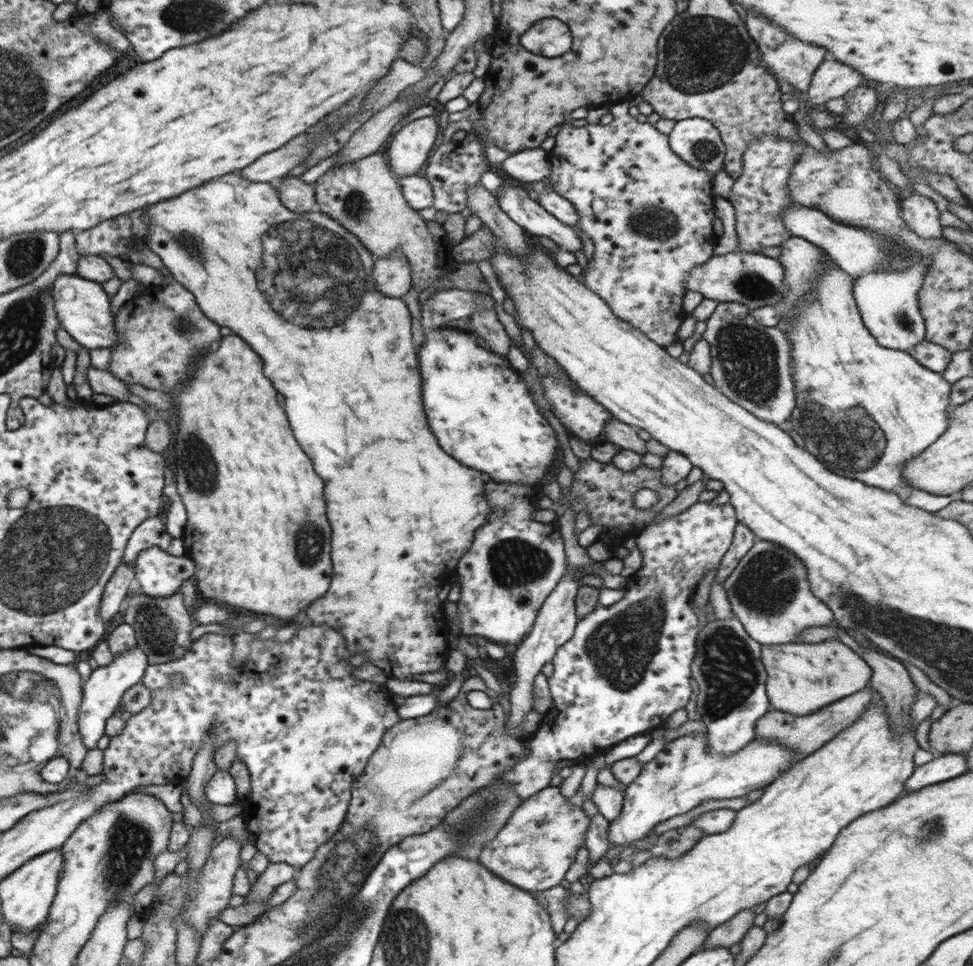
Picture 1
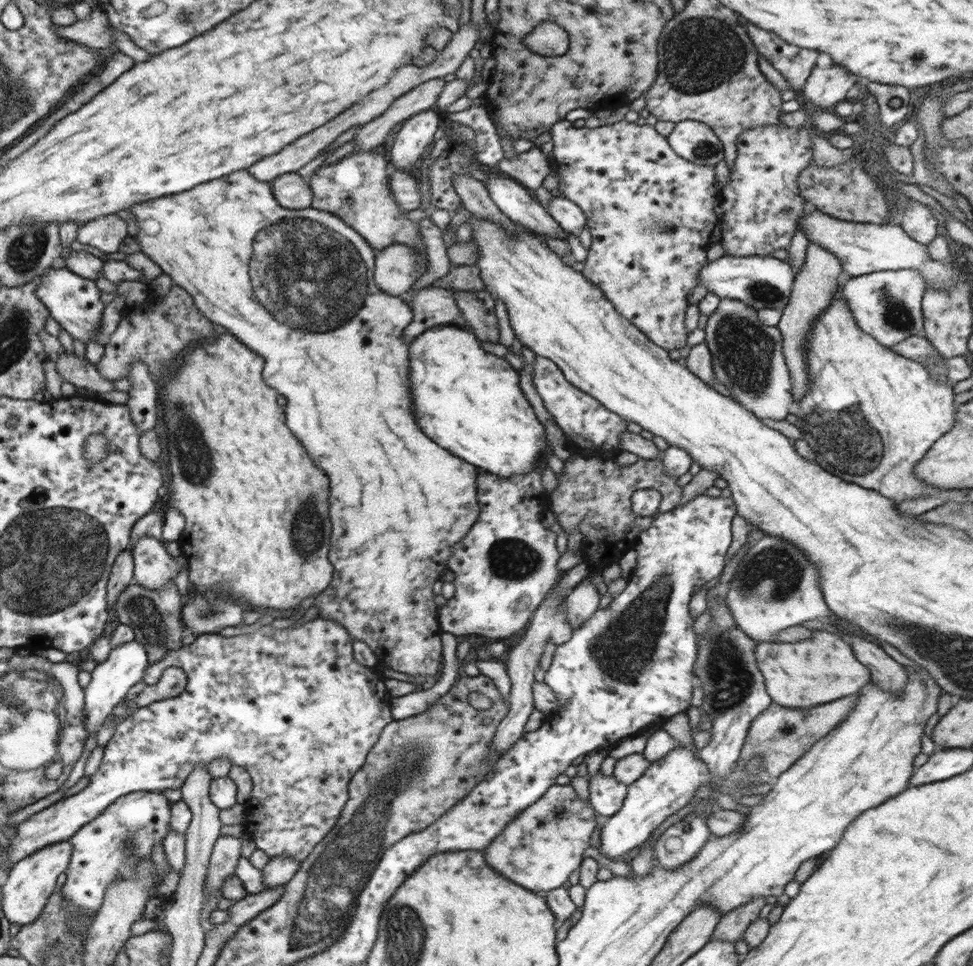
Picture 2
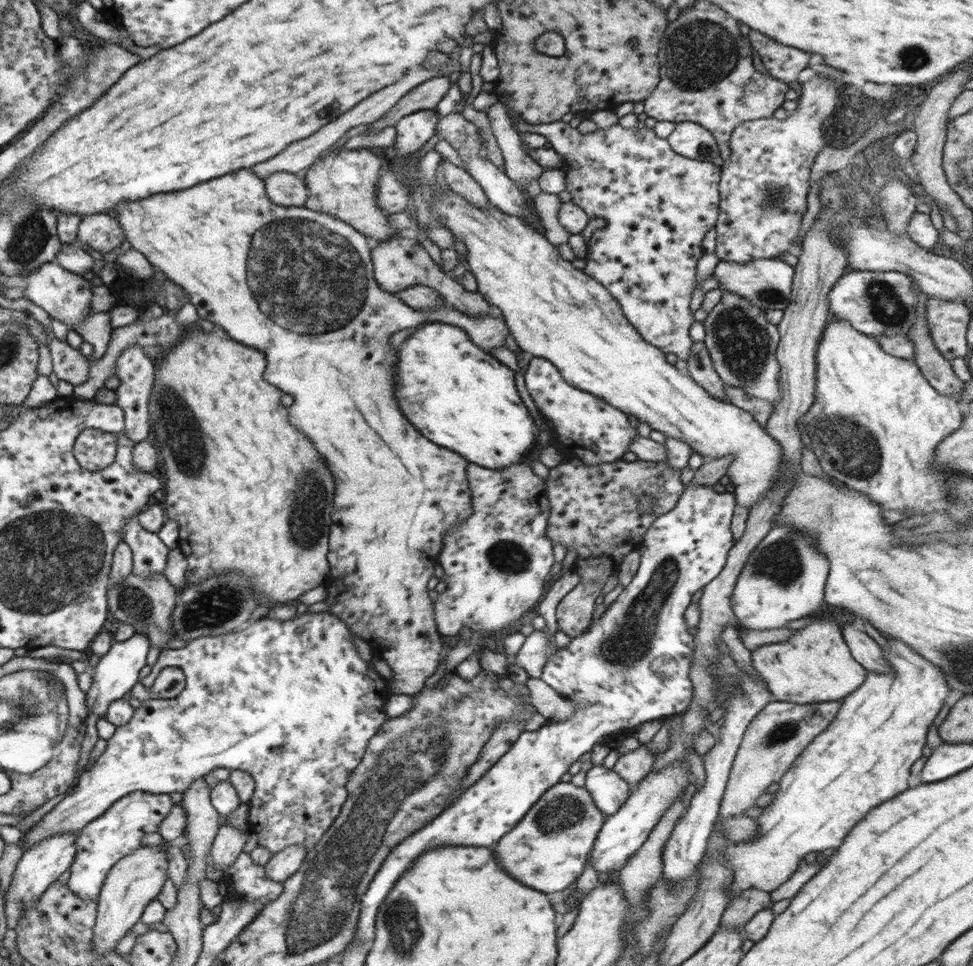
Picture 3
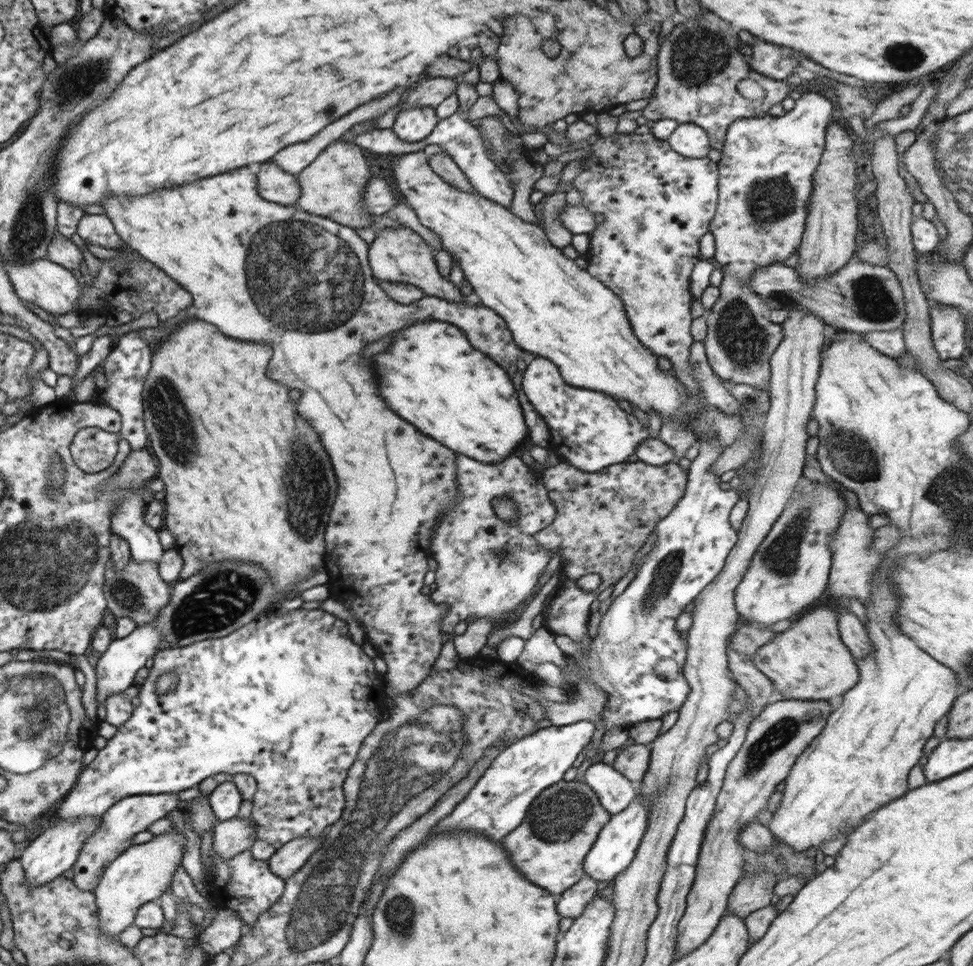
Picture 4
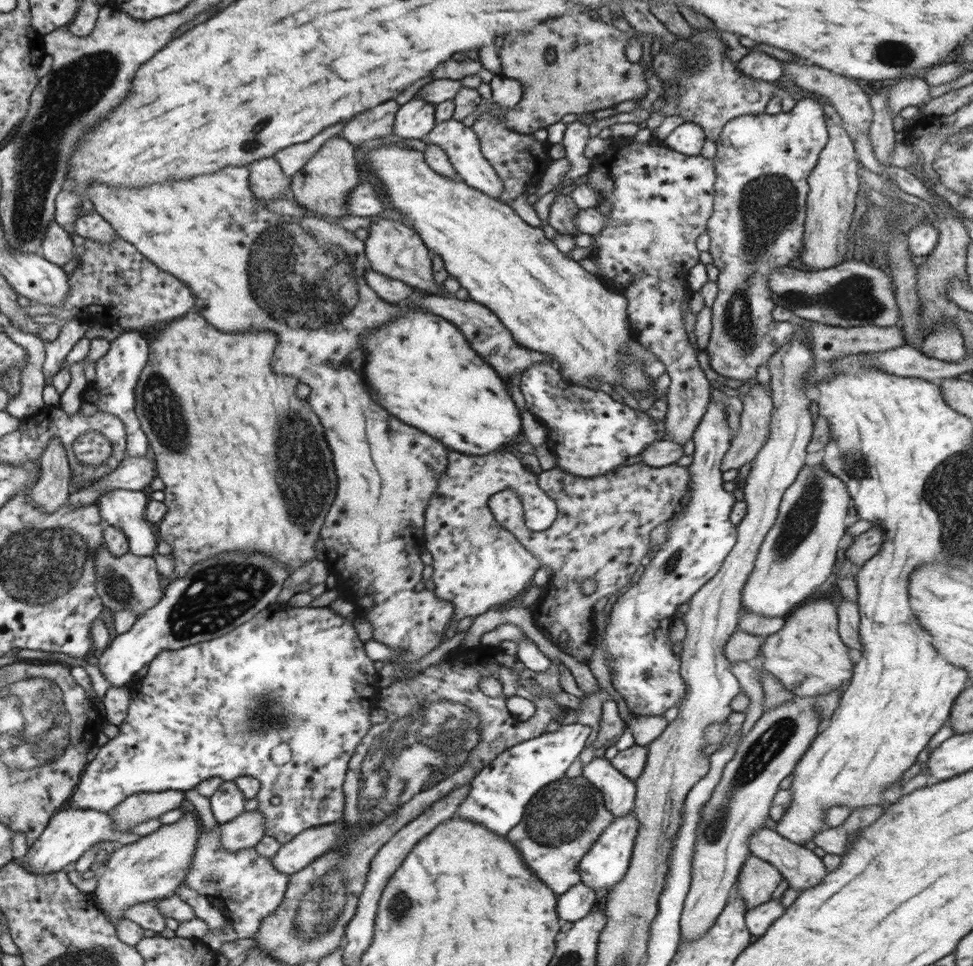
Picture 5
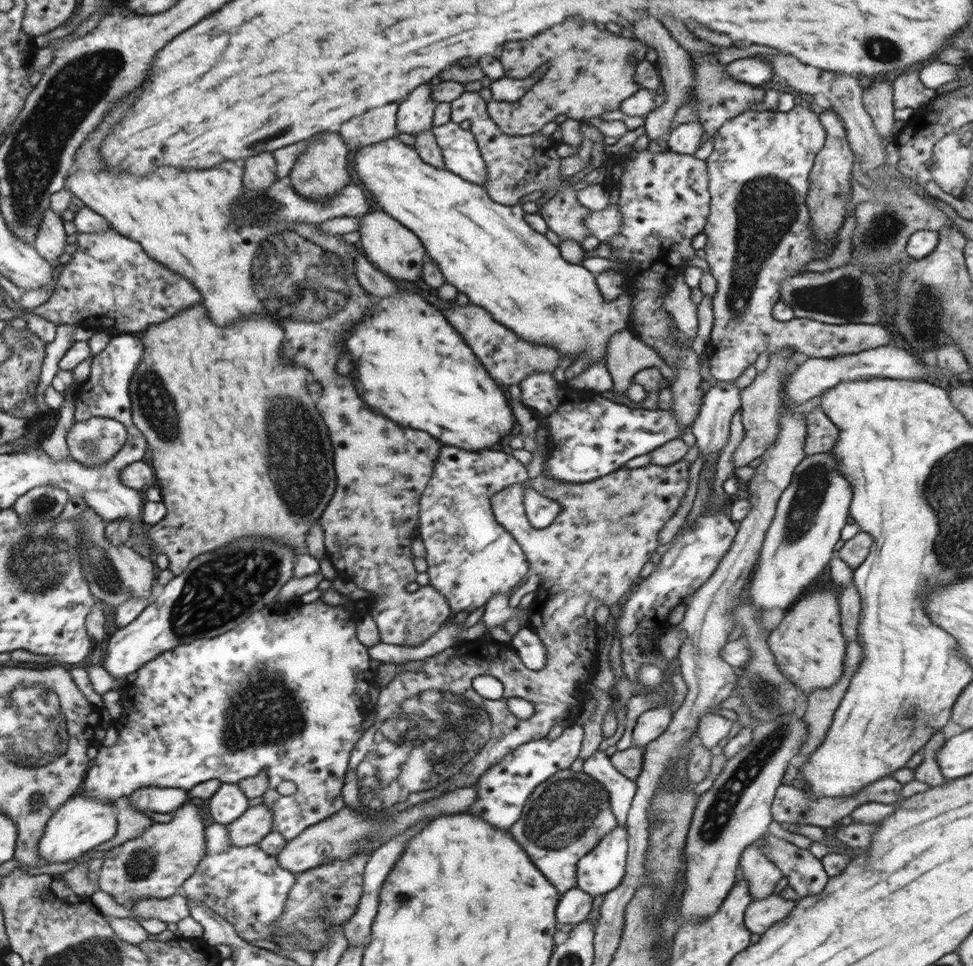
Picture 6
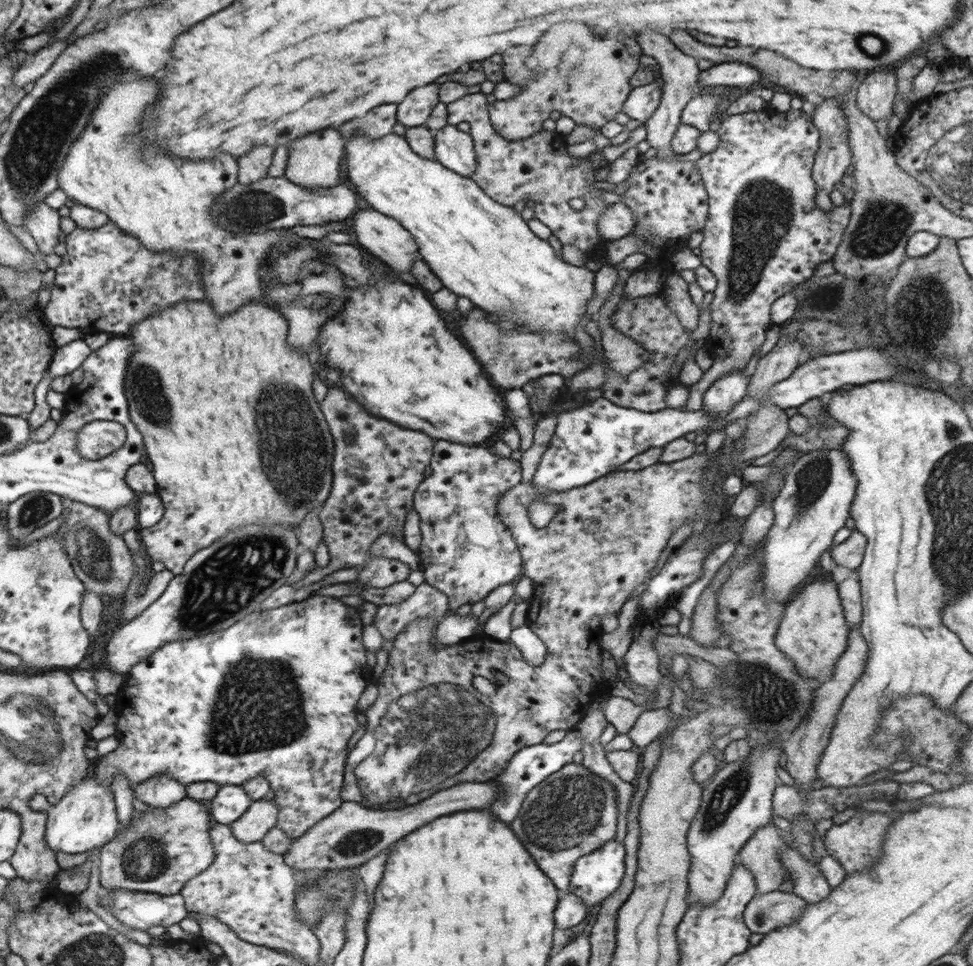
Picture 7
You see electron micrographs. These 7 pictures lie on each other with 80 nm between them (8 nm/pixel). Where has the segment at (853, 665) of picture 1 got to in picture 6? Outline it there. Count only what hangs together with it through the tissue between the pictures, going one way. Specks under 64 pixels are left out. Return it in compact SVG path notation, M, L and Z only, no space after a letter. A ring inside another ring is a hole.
M812 587L802 600L798 600L784 614L784 619L767 636L770 650L780 664L780 670L793 683L796 683L804 695L819 688L832 686L843 673L847 640L840 630L840 609L834 590Z

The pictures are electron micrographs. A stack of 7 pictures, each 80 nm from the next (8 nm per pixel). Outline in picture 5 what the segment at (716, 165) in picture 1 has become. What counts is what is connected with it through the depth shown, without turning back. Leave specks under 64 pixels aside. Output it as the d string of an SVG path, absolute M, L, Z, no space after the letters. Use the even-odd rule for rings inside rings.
M692 122L678 126L664 139L668 148L685 156L700 155L705 140L706 136L703 129Z

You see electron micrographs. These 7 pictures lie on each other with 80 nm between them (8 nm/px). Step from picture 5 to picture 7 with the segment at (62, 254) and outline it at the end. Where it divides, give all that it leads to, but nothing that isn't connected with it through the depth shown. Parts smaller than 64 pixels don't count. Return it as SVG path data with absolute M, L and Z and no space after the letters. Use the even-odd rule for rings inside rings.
M36 203L24 218L24 227L37 242L40 251L46 254L54 253L58 244L60 219L58 212L44 203Z

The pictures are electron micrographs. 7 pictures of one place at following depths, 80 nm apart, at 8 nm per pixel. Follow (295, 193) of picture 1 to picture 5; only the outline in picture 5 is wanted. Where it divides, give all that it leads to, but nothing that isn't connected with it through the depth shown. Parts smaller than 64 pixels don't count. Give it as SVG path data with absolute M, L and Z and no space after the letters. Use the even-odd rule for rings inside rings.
M275 157L256 159L248 165L248 169L250 171L249 185L258 199L285 199L288 196L287 192L291 191L291 189L286 189L287 177Z

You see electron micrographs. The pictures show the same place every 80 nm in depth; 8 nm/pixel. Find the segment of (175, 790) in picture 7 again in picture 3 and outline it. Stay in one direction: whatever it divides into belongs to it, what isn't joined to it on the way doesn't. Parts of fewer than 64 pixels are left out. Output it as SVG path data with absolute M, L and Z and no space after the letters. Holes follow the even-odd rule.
M140 792L127 794L113 802L102 817L78 832L78 856L71 865L67 882L71 891L80 898L98 902L108 871L120 859L144 845L144 836L149 832L157 832L158 825L170 814L174 805L169 794Z

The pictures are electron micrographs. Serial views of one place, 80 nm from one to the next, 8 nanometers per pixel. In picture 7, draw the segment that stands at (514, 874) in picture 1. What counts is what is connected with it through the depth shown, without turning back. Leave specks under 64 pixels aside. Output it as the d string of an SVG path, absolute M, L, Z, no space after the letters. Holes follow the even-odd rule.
M572 762L544 778L540 784L532 787L522 801L514 822L510 824L518 832L518 838L524 844L524 848L538 862L537 865L540 870L544 871L544 874L558 889L568 890L575 862L580 857L598 850L615 838L618 815L617 792L613 784L598 776L594 771L588 770L582 763L576 764Z

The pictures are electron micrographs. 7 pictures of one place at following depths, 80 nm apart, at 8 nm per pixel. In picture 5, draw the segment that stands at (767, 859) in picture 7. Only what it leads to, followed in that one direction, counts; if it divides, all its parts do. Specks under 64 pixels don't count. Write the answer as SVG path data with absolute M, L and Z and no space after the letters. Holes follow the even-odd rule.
M750 853L734 889L745 900L748 910L768 902L782 880L781 872L773 864Z

